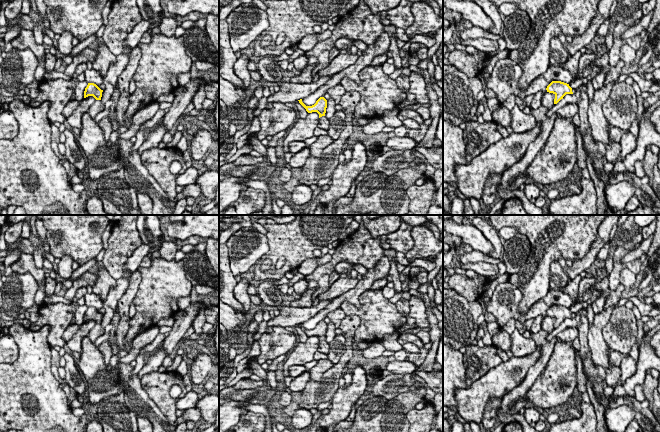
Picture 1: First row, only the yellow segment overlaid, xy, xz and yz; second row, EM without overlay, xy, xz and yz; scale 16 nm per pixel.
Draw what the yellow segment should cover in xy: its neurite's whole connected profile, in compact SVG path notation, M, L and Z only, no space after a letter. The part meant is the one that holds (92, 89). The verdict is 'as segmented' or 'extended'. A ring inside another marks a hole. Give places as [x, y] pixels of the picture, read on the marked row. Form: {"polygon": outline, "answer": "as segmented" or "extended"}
{"polygon": "M88 83L87 87L85 88L84 98L93 96L96 99L87 112L92 119L94 119L97 114L104 111L105 109L104 105L101 103L102 92L103 90L101 90L94 83Z", "answer": "extended"}

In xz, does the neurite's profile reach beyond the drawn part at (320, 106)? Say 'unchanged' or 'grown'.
grown

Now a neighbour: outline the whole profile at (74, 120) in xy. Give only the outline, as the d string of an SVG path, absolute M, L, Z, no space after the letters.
M88 96L82 100L82 103L73 111L72 115L67 118L67 122L72 128L82 129L82 116L88 112L88 109L95 102L93 96Z

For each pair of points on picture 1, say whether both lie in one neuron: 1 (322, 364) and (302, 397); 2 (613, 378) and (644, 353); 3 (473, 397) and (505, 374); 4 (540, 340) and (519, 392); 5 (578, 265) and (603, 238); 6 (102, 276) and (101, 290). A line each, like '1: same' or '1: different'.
1: different
2: different
3: same
4: same
5: same
6: same

